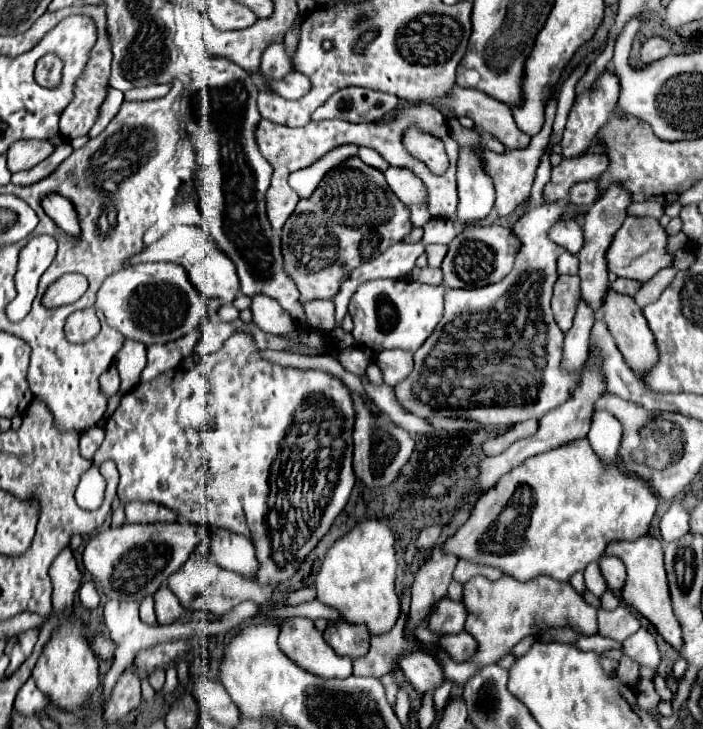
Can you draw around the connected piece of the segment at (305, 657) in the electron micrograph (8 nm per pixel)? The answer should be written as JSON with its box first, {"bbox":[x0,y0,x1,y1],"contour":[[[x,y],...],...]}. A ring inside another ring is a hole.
{"bbox":[279,618,353,678],"contour":[[[285,618],[281,624],[281,634],[279,634],[279,648],[303,670],[315,674],[315,676],[325,676],[325,678],[347,678],[353,674],[353,660],[347,656],[339,656],[327,646],[323,636],[315,630],[313,620],[309,618]]]}

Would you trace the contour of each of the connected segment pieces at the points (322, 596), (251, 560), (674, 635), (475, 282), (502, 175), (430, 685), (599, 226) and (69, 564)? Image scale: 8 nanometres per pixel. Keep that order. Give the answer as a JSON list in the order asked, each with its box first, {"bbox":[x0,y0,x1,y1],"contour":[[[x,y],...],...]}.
[{"bbox":[315,520,399,634],"contour":[[[363,520],[325,554],[315,578],[317,598],[327,606],[337,608],[347,622],[367,624],[371,634],[385,634],[399,618],[395,570],[395,536],[391,528],[379,520]]]},{"bbox":[209,528,259,580],"contour":[[[215,528],[209,536],[211,560],[225,570],[237,572],[249,580],[257,578],[259,560],[255,558],[255,546],[249,538],[231,530]]]},{"bbox":[605,534,681,648],"contour":[[[643,534],[643,538],[637,538],[635,542],[611,542],[605,550],[607,556],[617,556],[623,560],[627,568],[627,578],[625,586],[621,590],[621,596],[625,604],[633,606],[639,614],[643,614],[647,620],[651,620],[657,628],[657,632],[673,646],[681,648],[681,626],[673,614],[671,600],[669,600],[669,586],[667,586],[667,576],[663,568],[663,548],[661,540],[657,540],[651,534]]]},{"bbox":[441,226,519,288],"contour":[[[467,226],[463,228],[451,242],[447,256],[441,264],[443,284],[449,288],[479,288],[493,282],[499,282],[513,268],[515,254],[519,250],[519,240],[513,236],[509,228],[503,226]]]},{"bbox":[483,96,557,216],"contour":[[[555,96],[547,102],[547,108],[545,108],[545,126],[541,128],[539,134],[535,134],[531,138],[531,144],[523,150],[507,150],[505,154],[495,154],[491,150],[483,150],[483,160],[485,160],[485,166],[493,178],[493,184],[495,184],[495,190],[497,190],[497,200],[495,200],[495,208],[499,212],[499,216],[509,216],[515,206],[519,202],[523,202],[525,198],[529,198],[531,194],[531,188],[533,188],[533,180],[535,180],[535,170],[537,170],[537,164],[549,144],[549,136],[551,136],[551,126],[553,126],[553,118],[555,118],[555,110],[557,110],[557,100]]]},{"bbox":[397,648,445,694],"contour":[[[419,648],[401,656],[397,662],[397,668],[405,674],[405,678],[413,684],[413,688],[419,694],[435,690],[445,680],[443,672],[441,672],[439,664],[433,660],[433,656]]]},{"bbox":[577,186,631,312],"contour":[[[611,186],[603,198],[599,202],[593,202],[589,206],[589,212],[585,216],[585,224],[583,224],[583,236],[585,236],[585,244],[583,250],[577,254],[579,258],[579,278],[581,278],[581,296],[587,300],[587,304],[599,312],[601,310],[601,300],[603,294],[609,288],[609,280],[607,280],[607,268],[605,268],[605,250],[613,238],[613,234],[621,228],[623,220],[625,220],[625,208],[631,204],[629,192],[625,192],[619,186]]]},{"bbox":[51,546,81,612],"contour":[[[65,546],[51,566],[53,580],[53,610],[59,612],[73,604],[73,596],[81,586],[81,572],[77,568],[71,546]]]}]

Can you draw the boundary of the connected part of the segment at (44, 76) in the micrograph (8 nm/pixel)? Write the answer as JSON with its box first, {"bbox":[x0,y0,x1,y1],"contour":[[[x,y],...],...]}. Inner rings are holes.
{"bbox":[35,53,63,89],"contour":[[[47,53],[37,62],[35,69],[36,82],[45,88],[52,89],[53,86],[57,86],[61,82],[63,66],[63,61],[56,54]]]}

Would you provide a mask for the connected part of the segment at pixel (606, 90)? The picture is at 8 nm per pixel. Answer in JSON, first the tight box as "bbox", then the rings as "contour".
{"bbox":[561,72,619,158],"contour":[[[605,72],[591,90],[587,90],[585,94],[581,94],[571,112],[569,112],[569,120],[563,132],[563,140],[561,140],[561,148],[563,148],[563,156],[565,158],[575,158],[579,154],[585,154],[589,150],[589,140],[595,140],[597,132],[601,130],[601,126],[609,120],[609,116],[613,114],[613,108],[617,106],[617,98],[619,98],[619,80],[615,74]]]}

